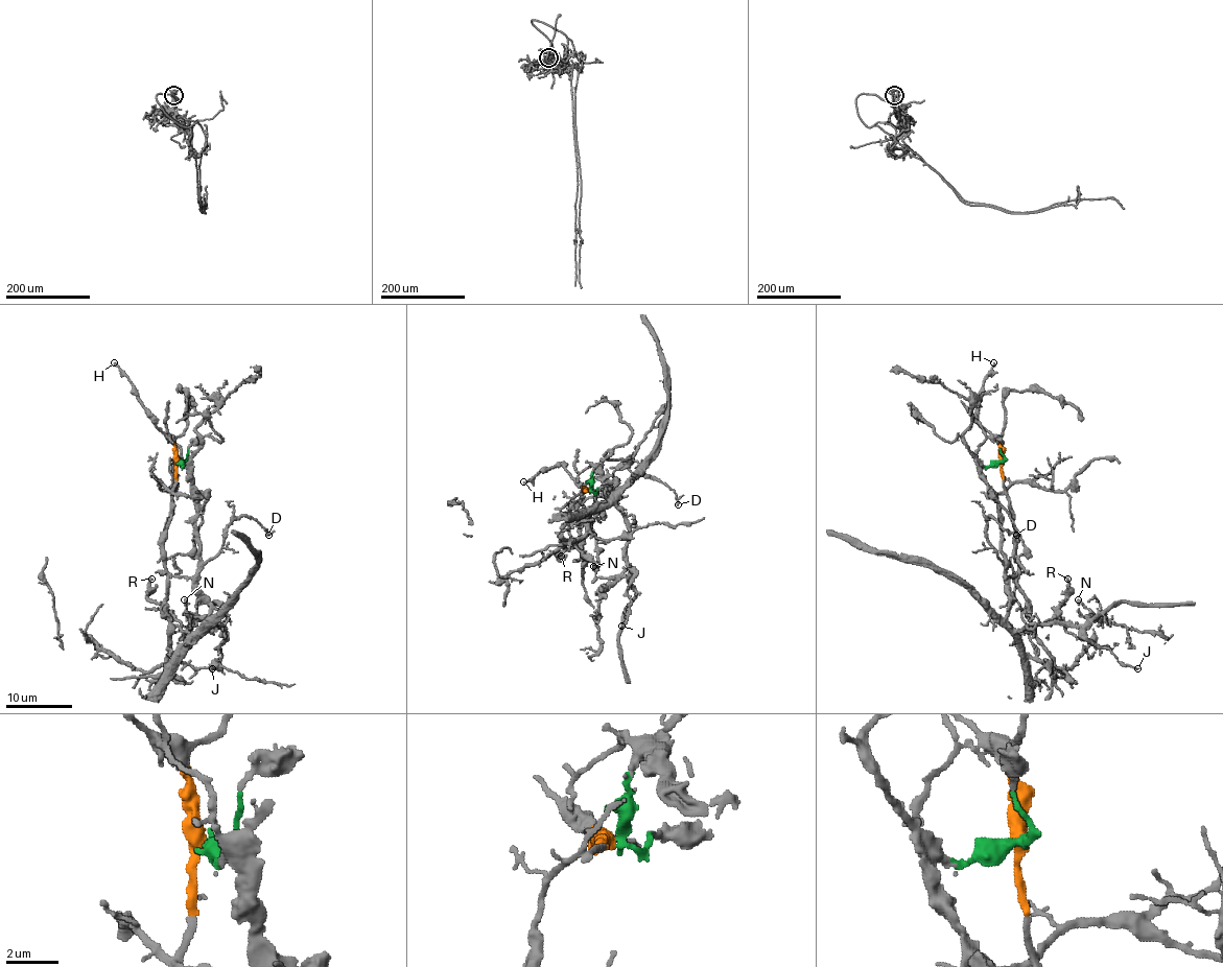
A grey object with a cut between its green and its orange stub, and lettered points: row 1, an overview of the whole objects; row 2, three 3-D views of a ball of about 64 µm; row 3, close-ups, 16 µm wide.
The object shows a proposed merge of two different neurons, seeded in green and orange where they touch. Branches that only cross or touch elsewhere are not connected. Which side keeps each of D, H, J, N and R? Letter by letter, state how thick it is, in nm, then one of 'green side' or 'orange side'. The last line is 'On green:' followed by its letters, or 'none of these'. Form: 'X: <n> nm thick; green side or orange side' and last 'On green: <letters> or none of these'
D: 100 nm thick; green side
H: 180 nm thick; orange side
J: 200 nm thick; green side
N: 240 nm thick; green side
R: 170 nm thick; green side
On green: D, J, N, R

